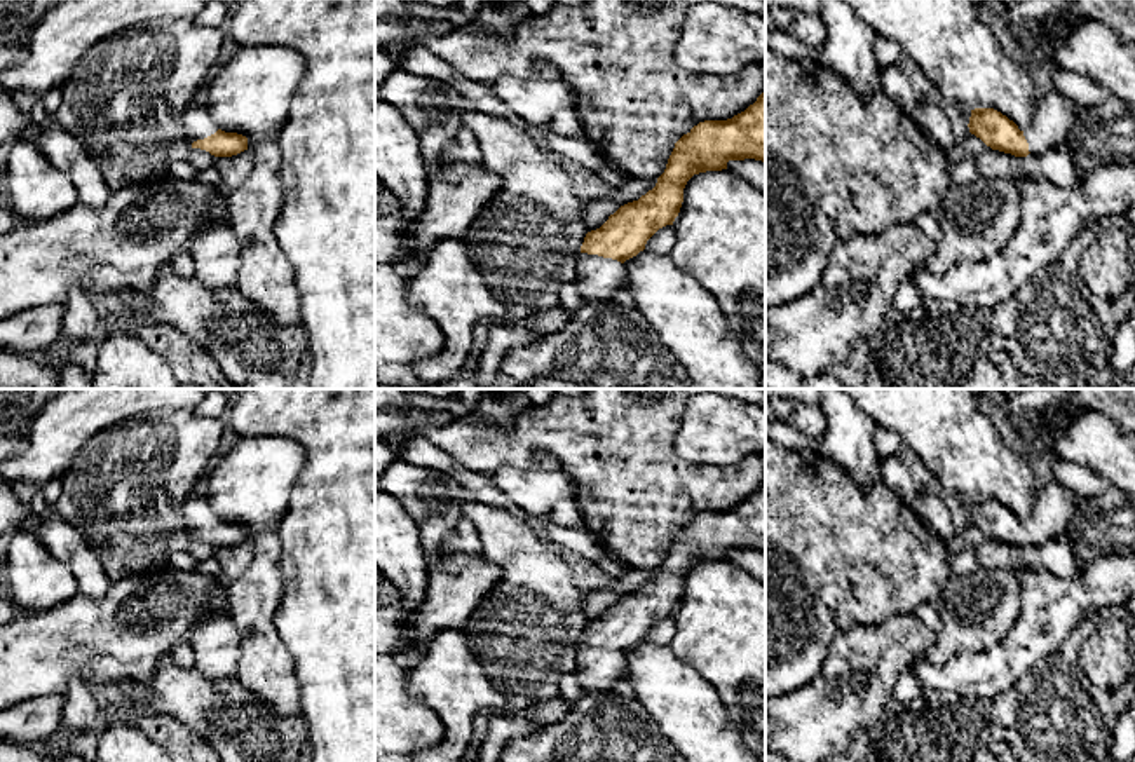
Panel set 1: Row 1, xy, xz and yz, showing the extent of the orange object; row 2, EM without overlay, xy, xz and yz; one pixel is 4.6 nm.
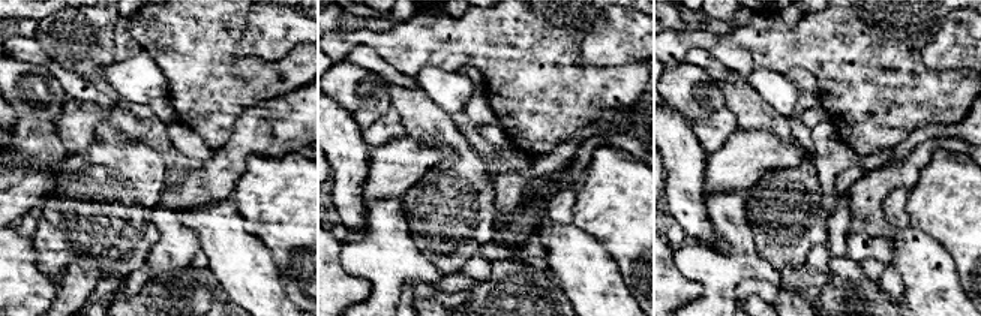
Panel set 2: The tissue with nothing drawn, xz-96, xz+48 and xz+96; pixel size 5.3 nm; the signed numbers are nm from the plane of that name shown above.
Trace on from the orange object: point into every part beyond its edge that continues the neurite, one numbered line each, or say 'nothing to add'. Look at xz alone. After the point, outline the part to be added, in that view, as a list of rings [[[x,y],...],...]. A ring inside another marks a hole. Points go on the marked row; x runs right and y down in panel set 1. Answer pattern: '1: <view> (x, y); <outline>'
1: xz (598, 279); [[[577,253],[575,267],[575,284],[584,296],[584,303],[601,303],[614,300],[614,296],[628,286],[624,263],[617,260]]]

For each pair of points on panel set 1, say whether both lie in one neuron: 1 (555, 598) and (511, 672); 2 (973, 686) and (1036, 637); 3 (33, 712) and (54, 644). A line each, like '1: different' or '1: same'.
1: same
2: same
3: different

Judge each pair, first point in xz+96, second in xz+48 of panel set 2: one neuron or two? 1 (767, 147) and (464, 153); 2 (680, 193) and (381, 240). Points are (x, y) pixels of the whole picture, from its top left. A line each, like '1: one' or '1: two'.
1: two
2: two

